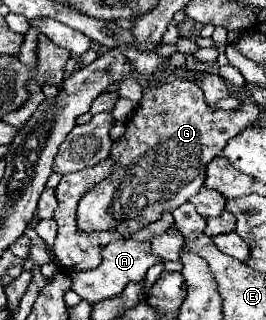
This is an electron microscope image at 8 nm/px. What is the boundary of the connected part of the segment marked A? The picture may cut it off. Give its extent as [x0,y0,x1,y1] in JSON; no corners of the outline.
[70,238,162,304]

